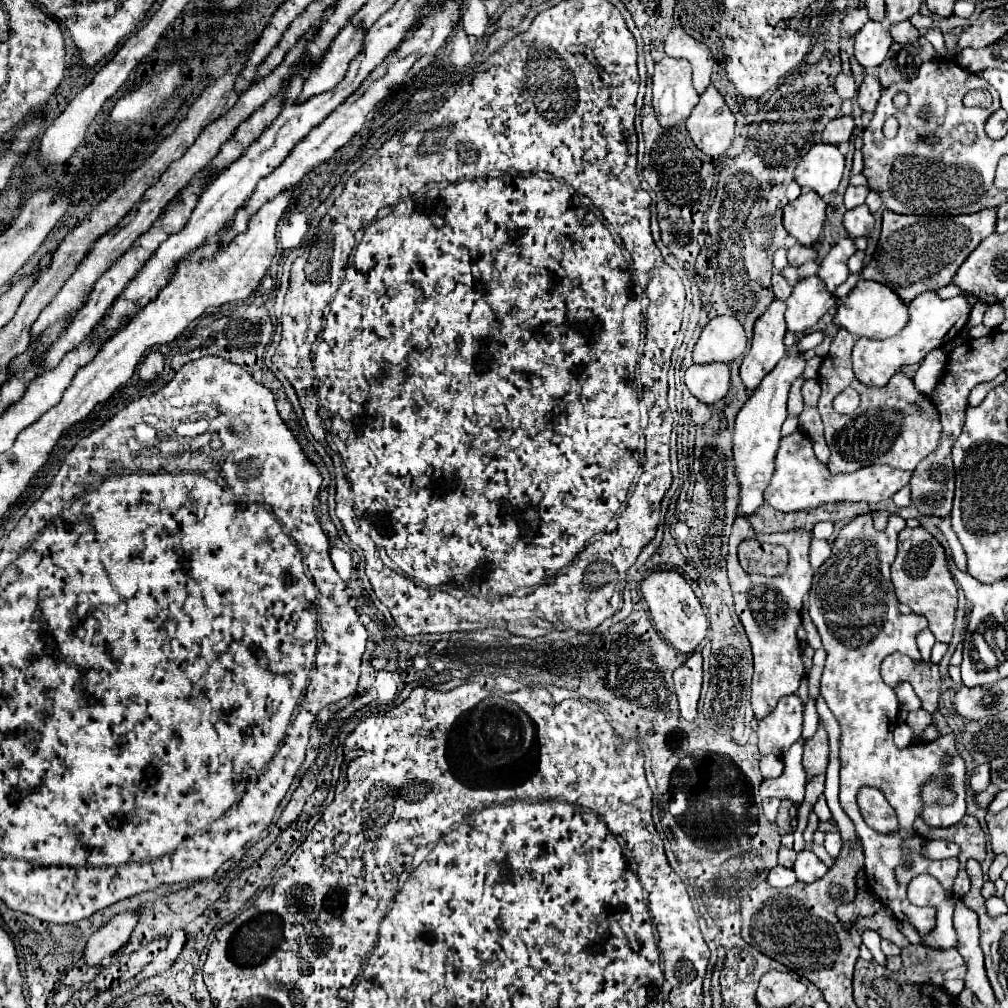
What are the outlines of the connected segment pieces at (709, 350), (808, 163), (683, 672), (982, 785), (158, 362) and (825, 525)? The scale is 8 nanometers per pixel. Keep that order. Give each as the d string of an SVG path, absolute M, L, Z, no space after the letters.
M716 316L704 326L694 346L694 364L728 364L746 352L746 342L744 328L734 316Z
M818 142L800 160L794 178L802 186L802 190L812 188L820 196L826 196L838 188L844 166L846 166L846 158L838 150L838 146Z
M696 650L678 670L674 670L674 688L676 688L680 712L686 720L696 718L700 686L702 686L702 654L700 650Z
M988 764L976 766L974 774L970 776L970 786L974 792L984 792L990 786L990 766Z
M150 352L144 362L140 364L140 378L142 380L154 380L164 368L164 356L160 352Z
M818 522L818 524L814 526L812 534L814 534L814 538L818 538L818 540L830 540L830 536L832 536L832 522Z

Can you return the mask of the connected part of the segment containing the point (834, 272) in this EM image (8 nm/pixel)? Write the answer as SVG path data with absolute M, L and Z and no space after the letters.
M842 238L836 246L832 246L832 250L828 252L828 256L822 260L820 270L818 270L818 278L826 284L826 288L830 292L834 292L840 284L846 282L848 278L848 258L856 252L854 240L852 238Z

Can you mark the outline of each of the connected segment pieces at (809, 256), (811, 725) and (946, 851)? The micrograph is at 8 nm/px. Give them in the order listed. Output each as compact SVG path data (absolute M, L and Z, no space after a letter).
M794 244L790 250L788 250L788 264L790 266L800 266L808 260L816 260L816 250L812 246L804 246L804 244Z
M808 698L804 706L804 728L802 728L802 738L810 738L818 728L818 714L816 714L815 702Z
M930 840L926 844L926 856L930 854L930 858L934 860L942 860L942 858L956 858L960 852L958 844L954 842L946 842L946 840Z

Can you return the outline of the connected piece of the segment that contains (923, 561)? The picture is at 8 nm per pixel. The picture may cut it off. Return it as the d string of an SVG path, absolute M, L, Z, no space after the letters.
M922 526L904 528L898 536L898 556L892 562L892 584L896 596L902 604L908 604L914 614L920 614L928 620L930 632L936 636L936 642L950 642L956 620L956 586L946 562L944 546Z

